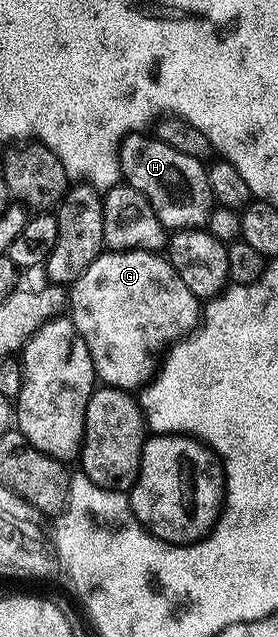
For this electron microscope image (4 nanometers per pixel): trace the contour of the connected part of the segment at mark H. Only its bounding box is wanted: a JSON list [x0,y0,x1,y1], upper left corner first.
[119,133,215,229]

